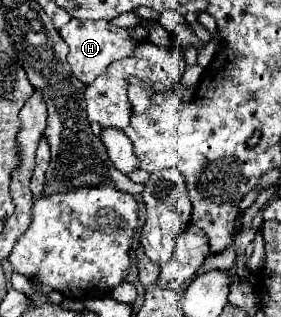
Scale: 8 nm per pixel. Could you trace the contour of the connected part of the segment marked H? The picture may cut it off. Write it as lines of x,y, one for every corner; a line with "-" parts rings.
72,18
70,24
60,28
60,36
64,38
64,42
70,48
68,64
72,68
72,74
76,78
80,78
84,84
90,84
92,80
96,80
96,76
104,74
106,68
112,62
116,62
120,58
134,56
134,50
140,44
138,40
132,38
130,28
112,26
108,20
78,20
78,18

